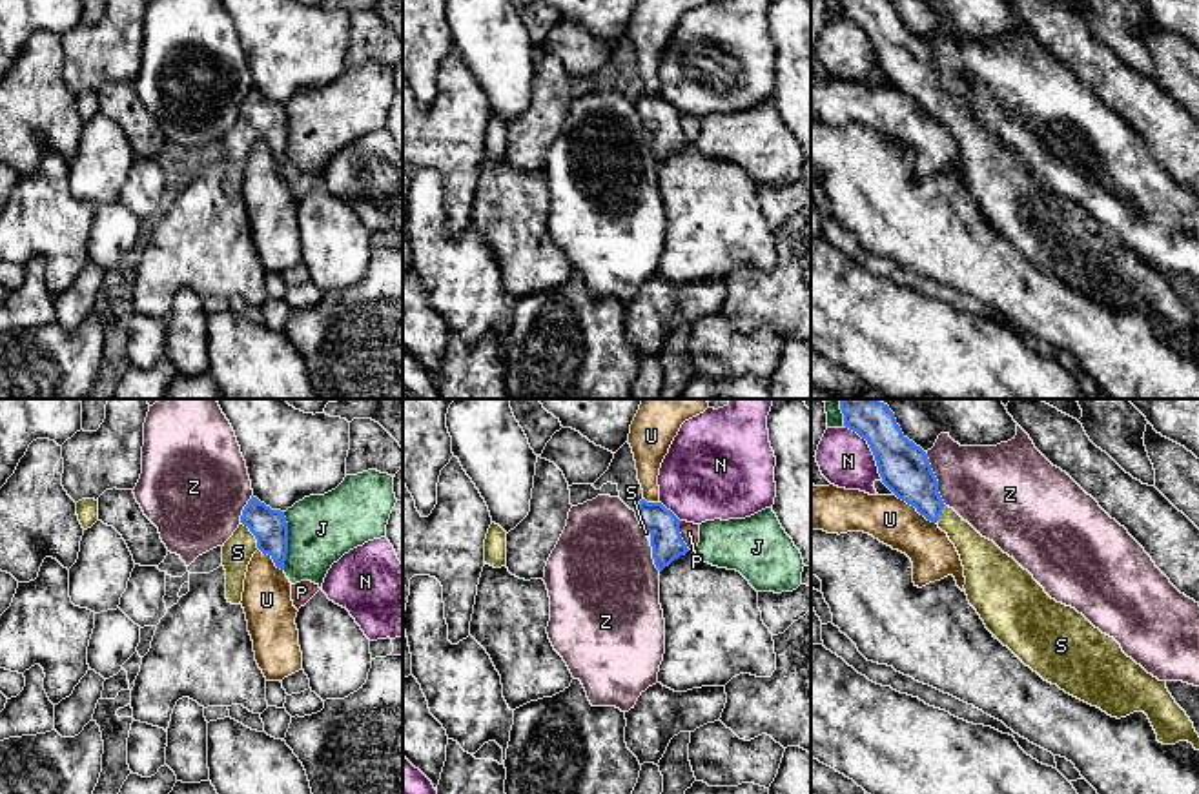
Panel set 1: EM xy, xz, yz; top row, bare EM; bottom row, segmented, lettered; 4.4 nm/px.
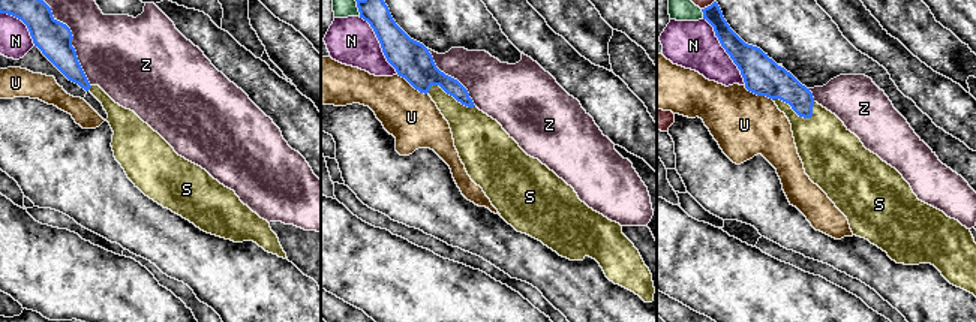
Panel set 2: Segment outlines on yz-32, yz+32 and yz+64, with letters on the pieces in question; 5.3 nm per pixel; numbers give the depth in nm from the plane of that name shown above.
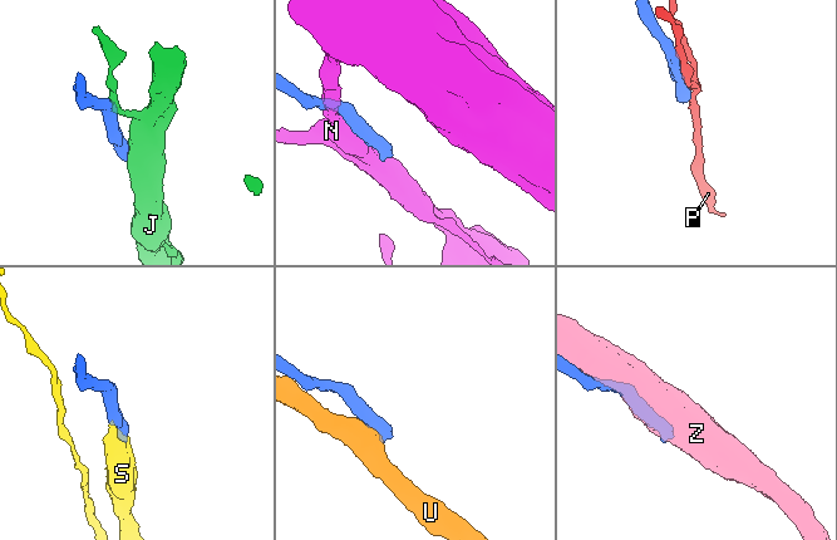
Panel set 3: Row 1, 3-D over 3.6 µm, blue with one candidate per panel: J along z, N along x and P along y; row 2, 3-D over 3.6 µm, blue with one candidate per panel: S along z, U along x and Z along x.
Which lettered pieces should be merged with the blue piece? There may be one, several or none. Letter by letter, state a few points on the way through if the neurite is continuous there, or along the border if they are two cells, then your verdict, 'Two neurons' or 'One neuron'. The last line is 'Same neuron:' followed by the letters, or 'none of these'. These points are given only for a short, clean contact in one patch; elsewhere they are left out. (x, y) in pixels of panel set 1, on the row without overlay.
J: Two neurons
N: Two neurons
P: Two neurons
S: Path across: xy (270, 121), (254, 126), (237, 144). One neuron
U: Two neurons
Z: Two neurons
Same neuron: S

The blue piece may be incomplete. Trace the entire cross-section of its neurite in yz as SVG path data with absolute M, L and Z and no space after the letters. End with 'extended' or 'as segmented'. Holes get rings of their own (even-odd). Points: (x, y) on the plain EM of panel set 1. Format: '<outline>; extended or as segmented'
M840 0L844 18L867 33L882 75L902 93L915 98L927 113L937 115L955 137L966 169L966 188L986 220L1008 239L1026 259L1044 273L1057 277L1066 286L1101 300L1112 310L1126 310L1144 304L1163 337L1188 333L1199 342L1199 326L1186 304L1166 280L1141 257L1128 249L1121 237L1095 220L1075 200L1051 191L1044 180L1013 149L993 133L982 129L953 100L946 98L938 86L938 73L931 62L927 46L909 33L897 16L889 0Z; extended

